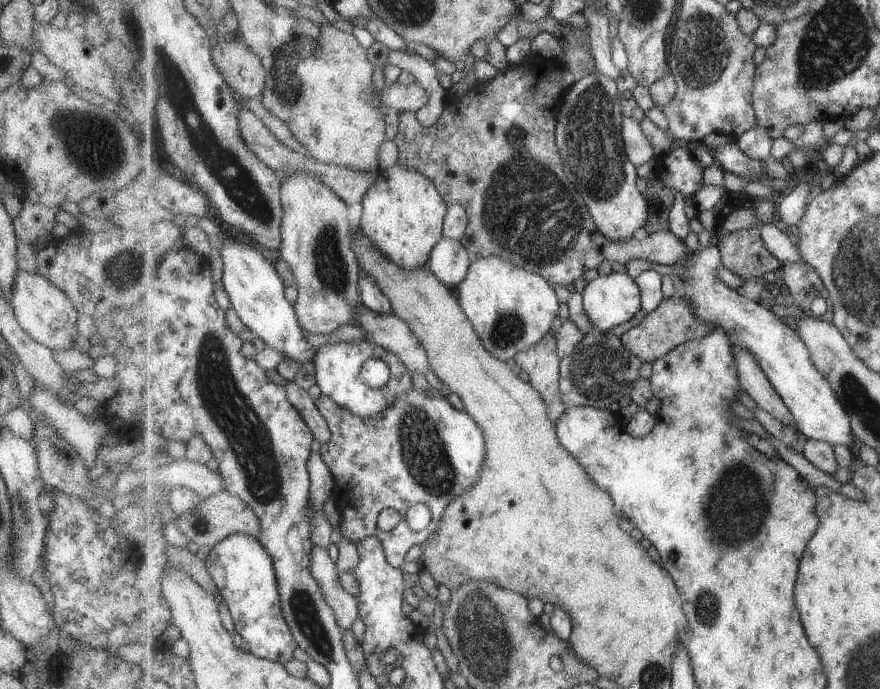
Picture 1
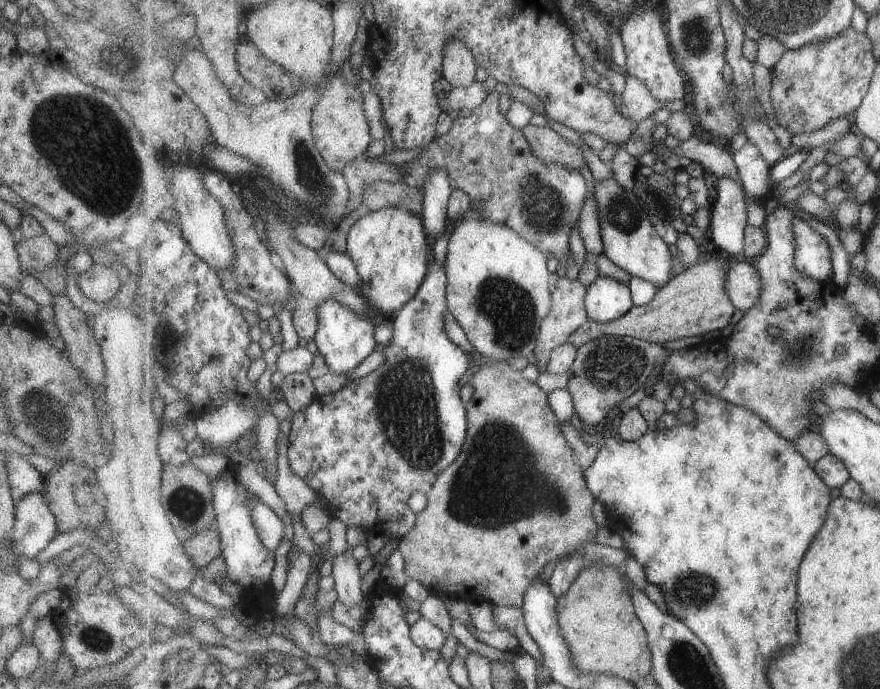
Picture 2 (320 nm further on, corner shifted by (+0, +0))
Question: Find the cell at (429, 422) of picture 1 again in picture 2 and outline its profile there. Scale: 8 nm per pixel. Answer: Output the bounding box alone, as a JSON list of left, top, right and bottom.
[288,260,471,540]

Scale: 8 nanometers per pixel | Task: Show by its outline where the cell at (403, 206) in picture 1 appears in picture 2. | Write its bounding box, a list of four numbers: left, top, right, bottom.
[347,207,429,314]

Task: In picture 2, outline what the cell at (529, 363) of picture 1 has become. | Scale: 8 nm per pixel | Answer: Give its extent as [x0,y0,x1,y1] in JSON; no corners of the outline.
[533,273,589,372]

